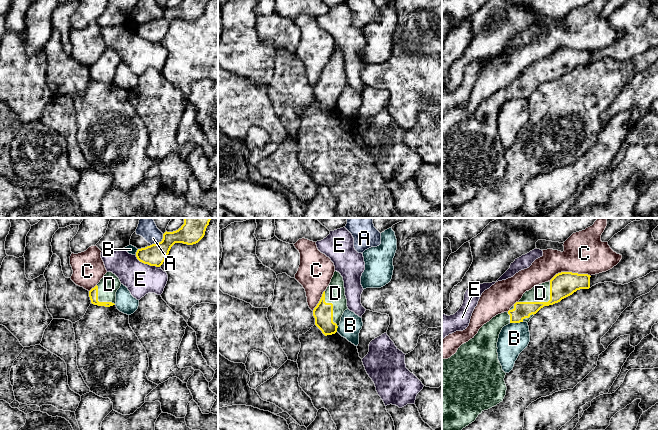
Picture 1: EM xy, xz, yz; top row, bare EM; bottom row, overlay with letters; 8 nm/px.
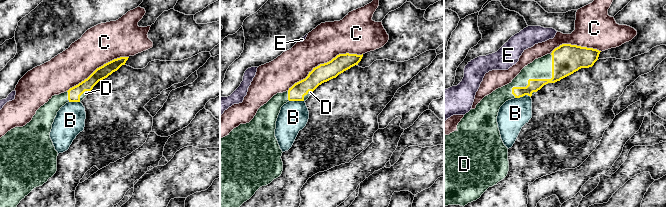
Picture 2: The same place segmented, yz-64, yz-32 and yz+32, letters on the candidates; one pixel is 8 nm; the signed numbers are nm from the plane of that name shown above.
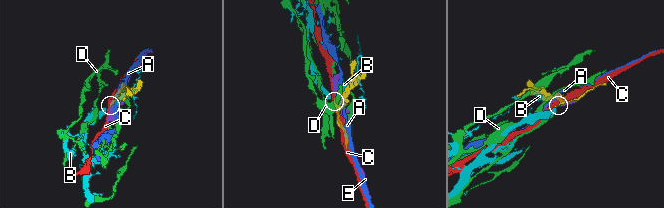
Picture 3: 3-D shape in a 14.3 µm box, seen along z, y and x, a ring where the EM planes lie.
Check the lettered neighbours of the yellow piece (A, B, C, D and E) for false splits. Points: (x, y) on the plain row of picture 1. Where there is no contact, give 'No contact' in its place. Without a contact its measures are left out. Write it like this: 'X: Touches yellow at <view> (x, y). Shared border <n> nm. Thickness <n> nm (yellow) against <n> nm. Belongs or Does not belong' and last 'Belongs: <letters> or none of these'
A: Touches yellow at xy (159, 18). Shared border 140 nm. Thickness 180 nm (yellow) against 140 nm. Does not belong
B: Touches yellow at yz (516, 98). Shared border 110 nm. Thickness 140 nm (yellow) against 240 nm. Does not belong
C: Touches yellow at yz (569, 48). Shared border 340 nm. Thickness 200 nm (yellow) against 340 nm. Does not belong
D: Touches yellow at yz (542, 78). Shared border 300 nm. Thickness 200 nm (yellow) against 140 nm. Belongs
E: Touches yellow at xy (147, 39). Shared border 220 nm. Thickness 180 nm (yellow) against 260 nm. Does not belong
Belongs: D

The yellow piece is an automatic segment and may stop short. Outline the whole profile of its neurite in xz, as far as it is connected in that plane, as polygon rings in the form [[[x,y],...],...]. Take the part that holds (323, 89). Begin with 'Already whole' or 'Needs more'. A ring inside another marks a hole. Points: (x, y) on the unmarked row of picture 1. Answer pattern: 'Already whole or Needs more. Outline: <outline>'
Needs more. Outline: [[[335,47],[329,62],[313,86],[315,101],[325,112],[335,110],[347,85],[343,53]]]

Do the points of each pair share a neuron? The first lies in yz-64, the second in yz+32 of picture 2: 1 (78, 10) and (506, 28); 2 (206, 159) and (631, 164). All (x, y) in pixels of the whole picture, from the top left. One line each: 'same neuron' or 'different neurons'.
1: same neuron
2: same neuron

